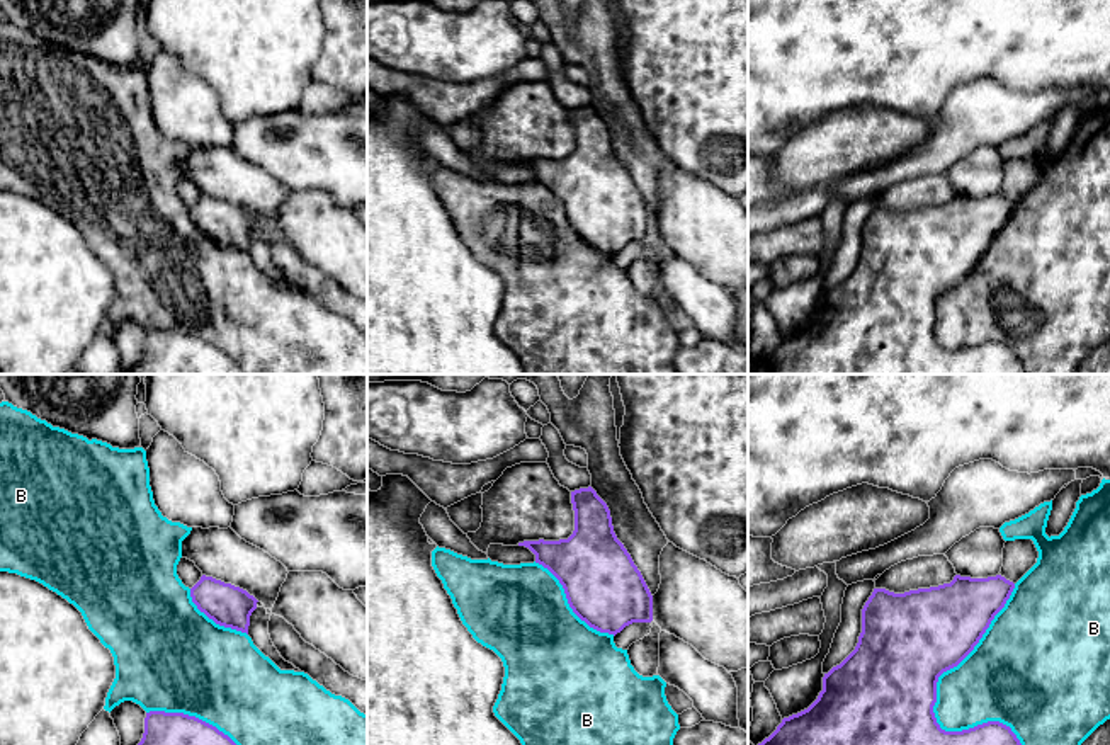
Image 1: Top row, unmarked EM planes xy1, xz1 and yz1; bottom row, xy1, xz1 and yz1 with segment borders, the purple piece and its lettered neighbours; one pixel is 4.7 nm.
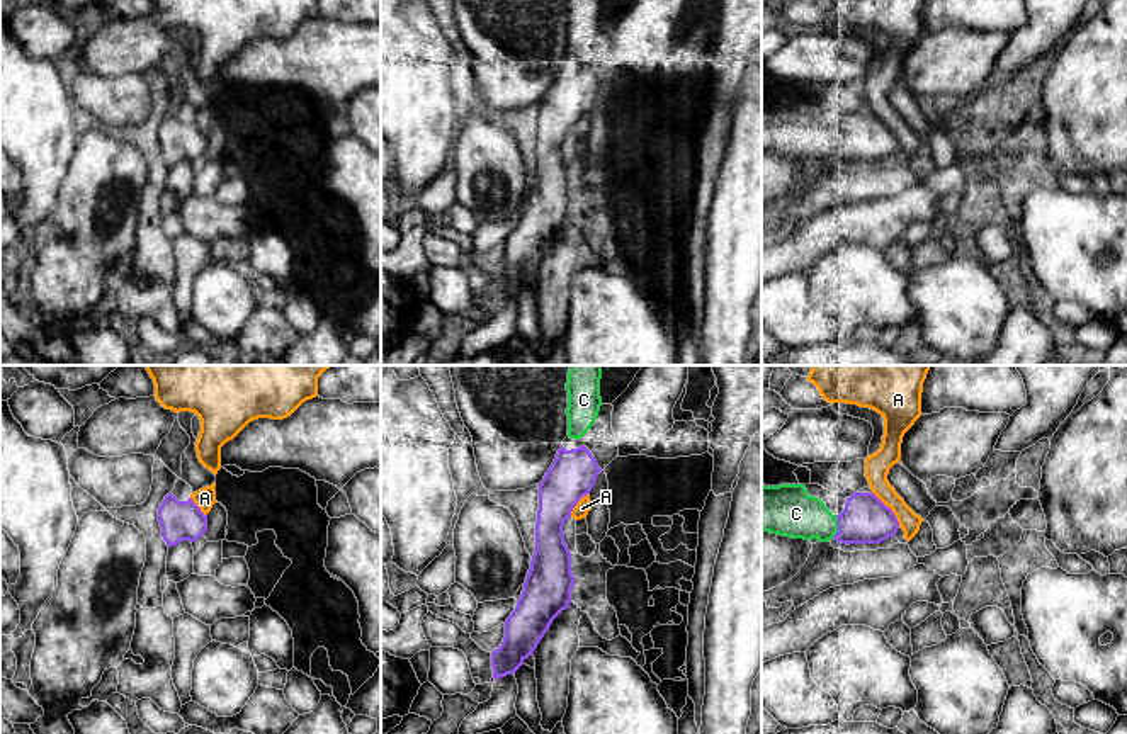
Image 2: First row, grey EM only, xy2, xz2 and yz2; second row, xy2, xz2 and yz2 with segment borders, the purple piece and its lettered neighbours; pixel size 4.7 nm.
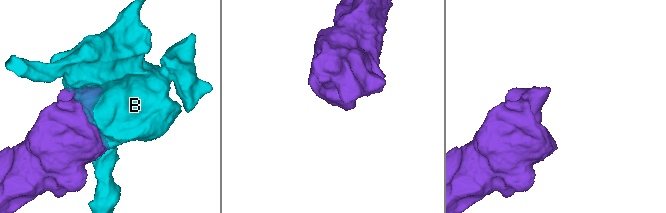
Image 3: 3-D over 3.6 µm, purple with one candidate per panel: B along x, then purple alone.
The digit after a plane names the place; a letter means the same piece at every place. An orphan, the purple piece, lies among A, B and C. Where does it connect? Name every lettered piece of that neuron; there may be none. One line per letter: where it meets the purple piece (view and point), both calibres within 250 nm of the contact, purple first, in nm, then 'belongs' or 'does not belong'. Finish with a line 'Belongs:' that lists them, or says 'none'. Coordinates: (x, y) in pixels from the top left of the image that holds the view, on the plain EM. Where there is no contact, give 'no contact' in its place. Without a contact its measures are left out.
A: meets purple in yz2 at (889, 128); 220 nm thick on the purple side, 120 nm on the other; does not belong
B: meets purple in yz1 at (935, 320); 480 nm thick on the purple side, 320 nm on the other; does not belong
C: meets purple in yz2 at (838, 146); 220 nm thick on the purple side, 240 nm on the other; belongs
Belongs: C

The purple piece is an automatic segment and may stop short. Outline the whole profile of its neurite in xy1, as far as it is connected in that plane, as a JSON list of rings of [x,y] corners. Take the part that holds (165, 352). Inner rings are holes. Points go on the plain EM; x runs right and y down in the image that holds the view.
[[[150,330],[138,366],[127,374],[243,374],[216,345],[184,332]]]

